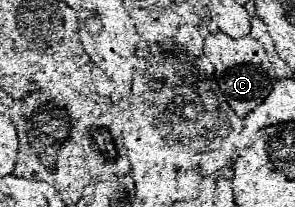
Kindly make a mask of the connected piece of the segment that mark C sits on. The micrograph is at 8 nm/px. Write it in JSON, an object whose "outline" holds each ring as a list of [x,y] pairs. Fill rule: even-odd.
{"outline":[[[209,31],[205,41],[203,41],[203,53],[205,57],[213,63],[213,79],[217,83],[219,95],[229,103],[229,107],[243,119],[247,113],[269,95],[273,83],[275,83],[275,73],[271,69],[271,63],[261,47],[261,43],[249,35],[245,37],[229,37],[223,35],[221,31]]]}

